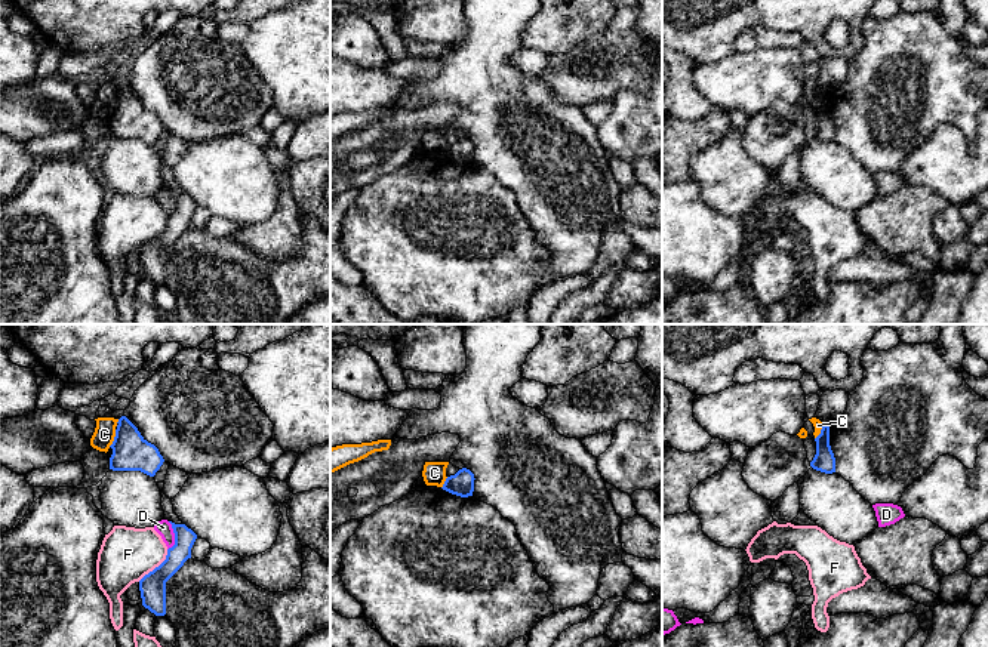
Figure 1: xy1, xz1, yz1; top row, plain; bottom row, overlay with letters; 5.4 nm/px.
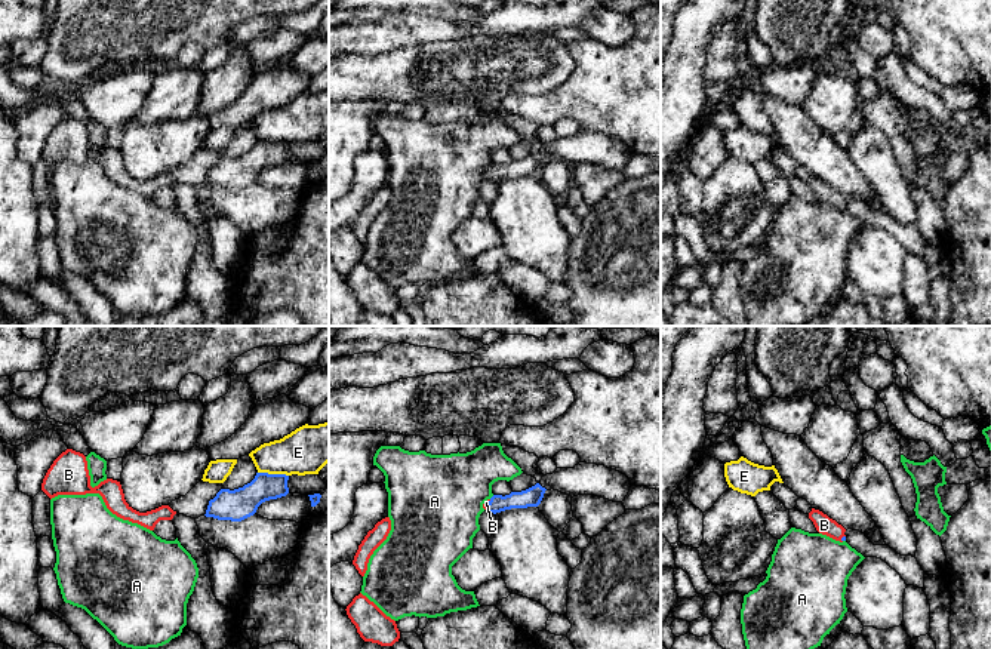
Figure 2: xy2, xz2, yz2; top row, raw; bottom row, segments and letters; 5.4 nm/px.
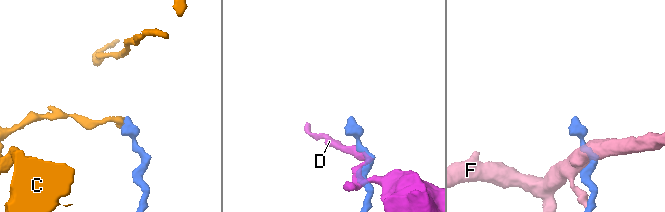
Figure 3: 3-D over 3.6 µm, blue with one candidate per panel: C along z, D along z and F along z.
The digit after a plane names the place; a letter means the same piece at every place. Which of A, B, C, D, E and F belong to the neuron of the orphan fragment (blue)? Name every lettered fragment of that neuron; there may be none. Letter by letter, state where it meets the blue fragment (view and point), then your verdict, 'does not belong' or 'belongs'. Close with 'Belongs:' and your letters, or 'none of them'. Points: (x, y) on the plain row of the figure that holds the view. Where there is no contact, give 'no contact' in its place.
A: contact xz2 (492, 165); does not belong
B: contact xz2 (488, 172); belongs
C: contact xy1 (114, 107); does not belong
D: contact xy1 (175, 205); does not belong
E: contact xy2 (273, 142); does not belong
F: contact xy1 (156, 236); does not belong
Belongs: B

